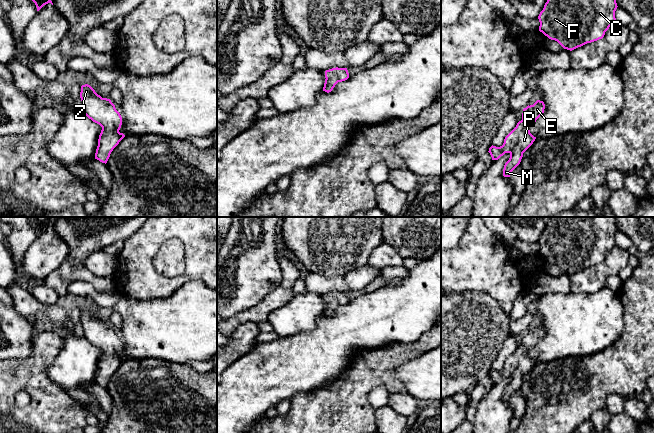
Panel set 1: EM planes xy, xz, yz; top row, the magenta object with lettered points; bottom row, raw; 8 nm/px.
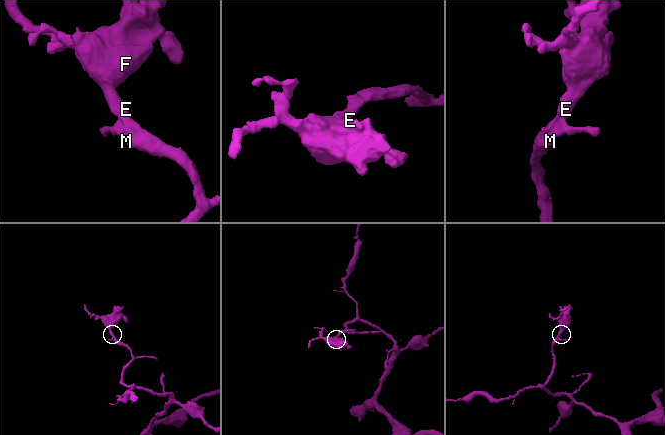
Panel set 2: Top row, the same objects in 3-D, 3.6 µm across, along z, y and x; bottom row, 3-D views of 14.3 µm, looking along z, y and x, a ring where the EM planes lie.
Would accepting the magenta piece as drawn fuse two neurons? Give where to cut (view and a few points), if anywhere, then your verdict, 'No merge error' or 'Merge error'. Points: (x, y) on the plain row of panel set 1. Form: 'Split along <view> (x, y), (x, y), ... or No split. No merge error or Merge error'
No split. No merge error

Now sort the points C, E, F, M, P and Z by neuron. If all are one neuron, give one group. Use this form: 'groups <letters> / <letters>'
groups C E F M P Z

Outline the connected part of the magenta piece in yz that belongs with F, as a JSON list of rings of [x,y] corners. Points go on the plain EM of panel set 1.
[[[551,217],[538,240],[539,255],[549,263],[557,265],[564,273],[572,275],[587,267],[602,263],[609,251],[616,246],[617,231],[615,217]]]

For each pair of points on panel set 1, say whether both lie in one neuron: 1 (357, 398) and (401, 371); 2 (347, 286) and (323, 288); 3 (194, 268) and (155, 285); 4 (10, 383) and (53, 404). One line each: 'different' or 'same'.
1: different
2: same
3: same
4: same

